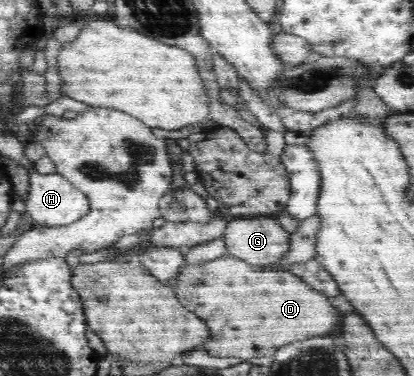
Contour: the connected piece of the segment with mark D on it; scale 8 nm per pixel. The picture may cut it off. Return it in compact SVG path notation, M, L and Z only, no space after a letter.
M229 256L219 257L205 264L183 264L172 282L180 303L186 309L196 313L206 324L208 339L203 347L215 358L261 358L273 357L278 348L299 340L325 336L339 325L343 313L329 302L327 295L313 289L289 269L278 266L253 266L243 259Z

